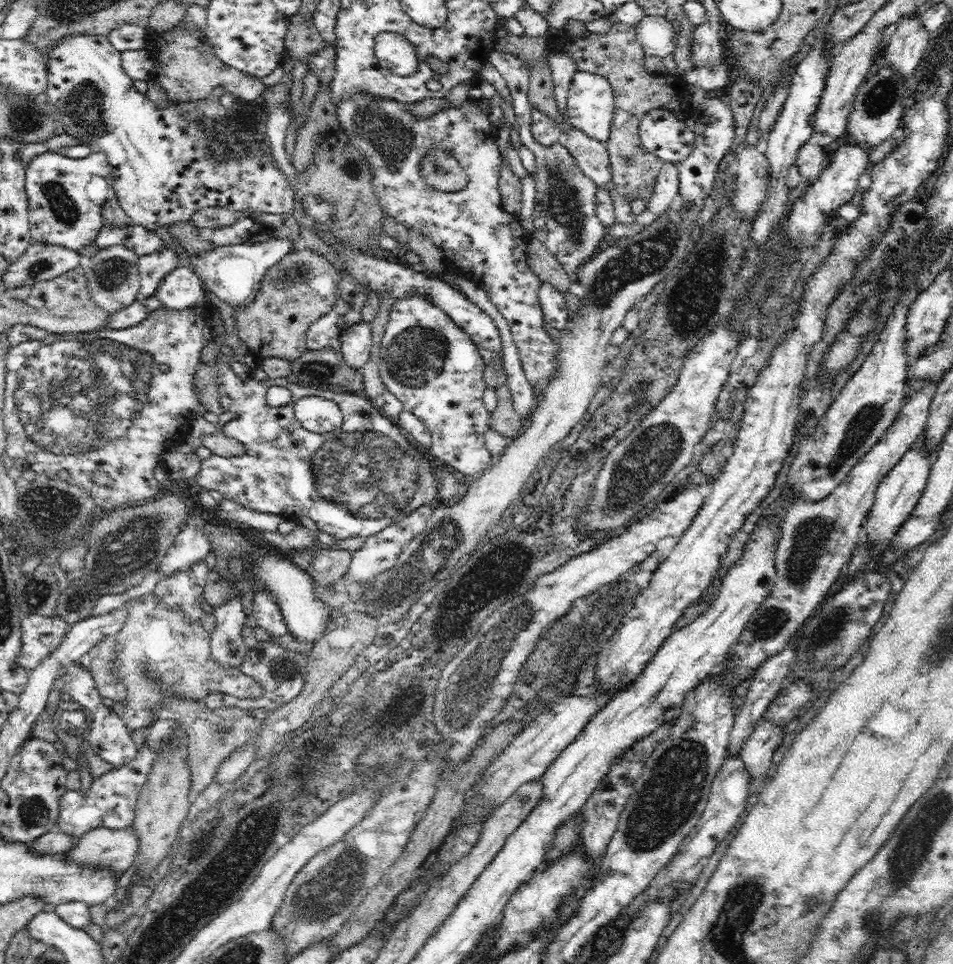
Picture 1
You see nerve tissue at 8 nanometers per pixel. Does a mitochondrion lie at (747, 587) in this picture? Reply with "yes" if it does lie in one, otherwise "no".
no

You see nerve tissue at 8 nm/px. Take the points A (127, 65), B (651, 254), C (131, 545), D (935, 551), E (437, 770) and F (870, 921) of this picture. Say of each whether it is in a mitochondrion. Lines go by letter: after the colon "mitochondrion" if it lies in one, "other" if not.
A: other
B: mitochondrion
C: mitochondrion
D: other
E: other
F: mitochondrion

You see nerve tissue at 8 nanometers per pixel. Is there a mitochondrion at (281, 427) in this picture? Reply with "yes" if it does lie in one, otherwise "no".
no

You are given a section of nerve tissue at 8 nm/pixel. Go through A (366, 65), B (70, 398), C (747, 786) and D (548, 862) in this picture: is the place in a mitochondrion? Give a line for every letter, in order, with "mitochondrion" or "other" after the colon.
A: other
B: mitochondrion
C: other
D: other

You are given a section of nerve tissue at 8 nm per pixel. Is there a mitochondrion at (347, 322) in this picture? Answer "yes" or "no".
no

